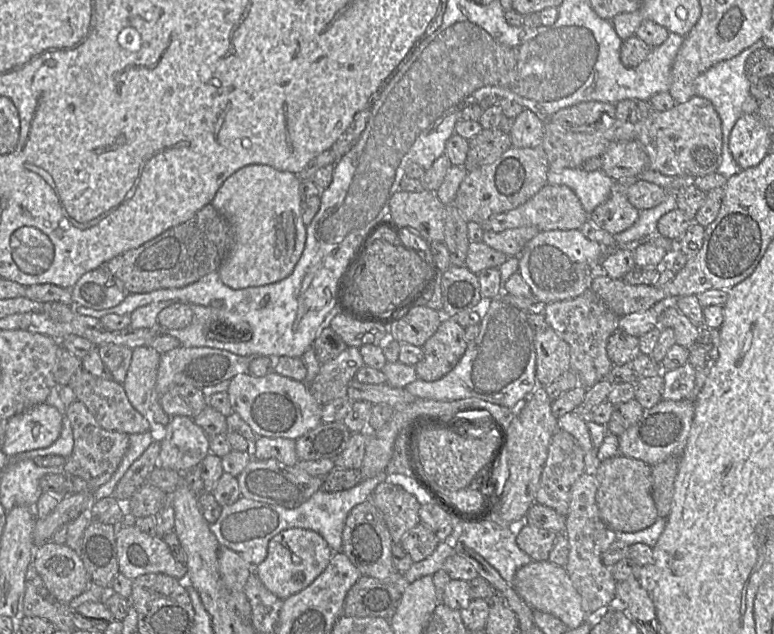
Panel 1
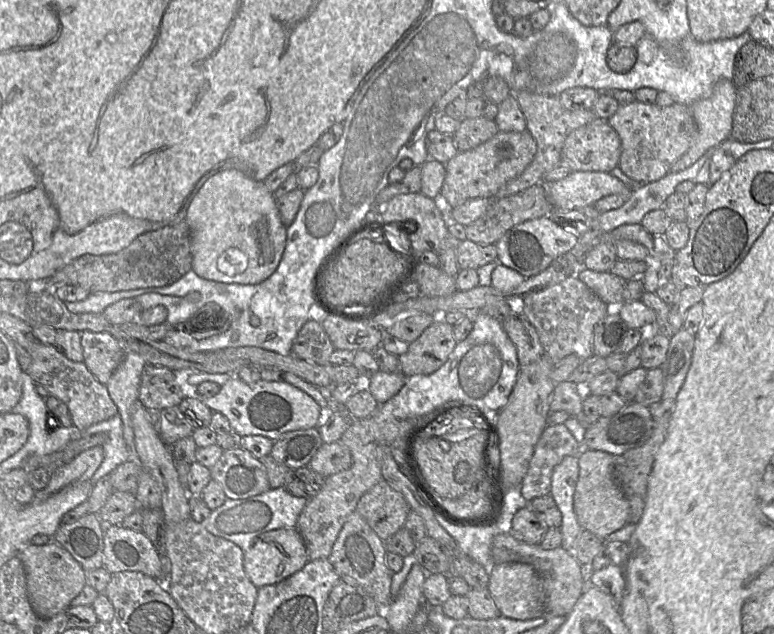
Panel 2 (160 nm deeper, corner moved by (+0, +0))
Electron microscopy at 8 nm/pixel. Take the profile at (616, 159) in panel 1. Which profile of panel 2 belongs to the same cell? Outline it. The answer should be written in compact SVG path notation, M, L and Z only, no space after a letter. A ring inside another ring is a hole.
M607 120L593 121L573 130L566 137L561 166L574 171L595 171L609 173L618 167L621 141Z

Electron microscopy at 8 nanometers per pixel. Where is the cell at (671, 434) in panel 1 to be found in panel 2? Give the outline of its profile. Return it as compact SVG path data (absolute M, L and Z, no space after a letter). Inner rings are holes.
M629 402L611 417L587 423L584 443L588 449L619 456L644 445L651 437L654 420L648 406Z

